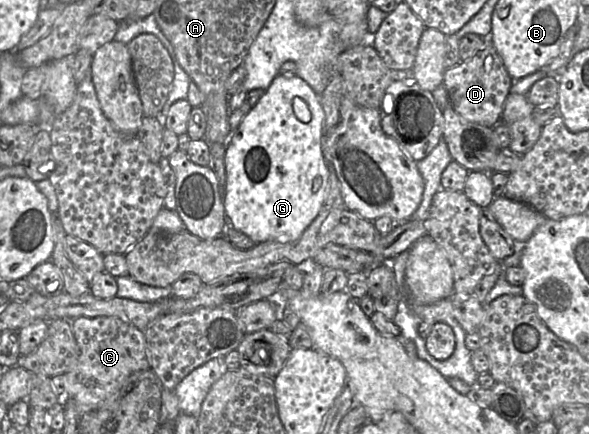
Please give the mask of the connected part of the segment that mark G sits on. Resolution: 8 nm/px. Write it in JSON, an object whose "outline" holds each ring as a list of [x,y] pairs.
{"outline":[[[279,74],[265,91],[261,100],[252,108],[248,116],[240,126],[230,134],[230,142],[225,155],[225,167],[227,174],[226,194],[224,196],[224,208],[228,226],[247,235],[256,244],[267,241],[286,243],[298,239],[303,232],[317,218],[322,207],[326,204],[329,192],[330,169],[322,151],[322,139],[325,135],[325,112],[321,103],[321,97],[312,87],[299,76],[286,76]]]}

